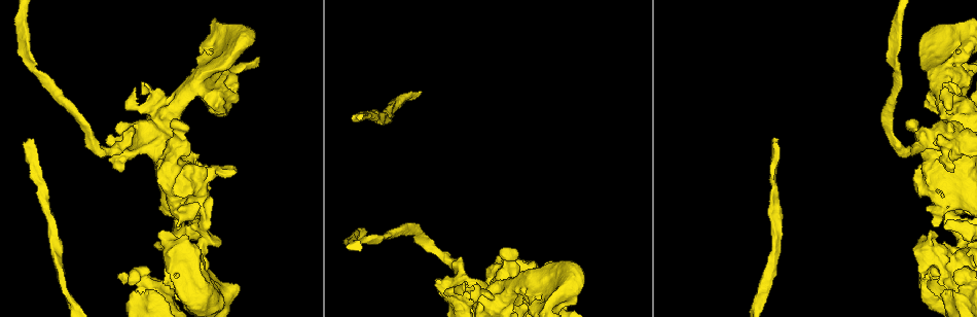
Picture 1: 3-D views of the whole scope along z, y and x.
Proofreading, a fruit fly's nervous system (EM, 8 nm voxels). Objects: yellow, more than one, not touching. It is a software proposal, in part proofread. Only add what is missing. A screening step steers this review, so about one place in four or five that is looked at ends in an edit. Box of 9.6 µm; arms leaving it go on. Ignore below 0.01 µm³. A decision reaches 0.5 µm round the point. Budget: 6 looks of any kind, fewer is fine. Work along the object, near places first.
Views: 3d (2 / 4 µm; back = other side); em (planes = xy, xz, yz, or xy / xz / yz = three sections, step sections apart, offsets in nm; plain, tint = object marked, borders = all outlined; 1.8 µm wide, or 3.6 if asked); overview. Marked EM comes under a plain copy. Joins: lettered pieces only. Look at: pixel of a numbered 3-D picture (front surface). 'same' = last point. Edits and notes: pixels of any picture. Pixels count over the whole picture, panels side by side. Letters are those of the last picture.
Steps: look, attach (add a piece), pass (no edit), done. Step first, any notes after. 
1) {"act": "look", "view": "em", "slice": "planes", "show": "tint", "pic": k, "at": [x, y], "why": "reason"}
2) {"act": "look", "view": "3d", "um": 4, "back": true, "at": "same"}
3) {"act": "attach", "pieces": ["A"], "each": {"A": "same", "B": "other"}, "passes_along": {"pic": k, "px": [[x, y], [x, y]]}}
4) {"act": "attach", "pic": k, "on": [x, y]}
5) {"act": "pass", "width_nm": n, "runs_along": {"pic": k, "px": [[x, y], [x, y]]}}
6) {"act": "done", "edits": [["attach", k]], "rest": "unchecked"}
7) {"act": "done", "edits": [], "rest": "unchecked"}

{"act": "look", "view": "3d", "um": 4, "pic": 1, "at": [554, 289], "why": "four or more arms meet"}

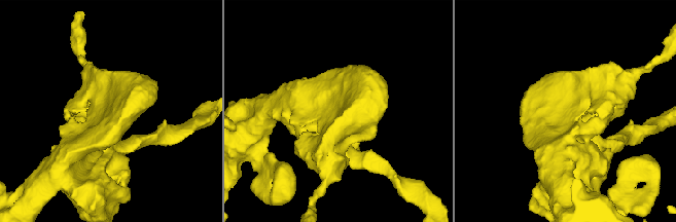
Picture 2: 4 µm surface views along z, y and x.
{"act": "look", "view": "em", "um": 3.6, "slice": "xz", "step": 16, "show": "borders", "pic": 2, "at": [576, 112], "why": "now the EM"}

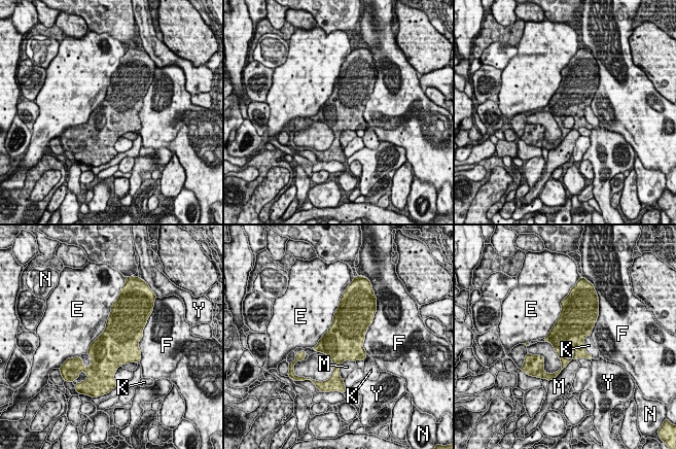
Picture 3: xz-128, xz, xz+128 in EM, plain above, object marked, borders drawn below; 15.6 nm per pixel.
{"act": "pass", "each": {"E": "other", "F": "other", "K": "other", "M": "other", "N": "other", "Y": "other"}, "border": {"pic": 3, "px": [[112, 306], [104, 331], [85, 353]]}, "found": "no lettered piece goes on from it"}

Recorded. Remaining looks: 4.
{"act": "look", "view": "em", "slice": "xy", "step": 8, "show": "tint", "pic": 1, "at": [150, 292], "why": "stops while still wide"}

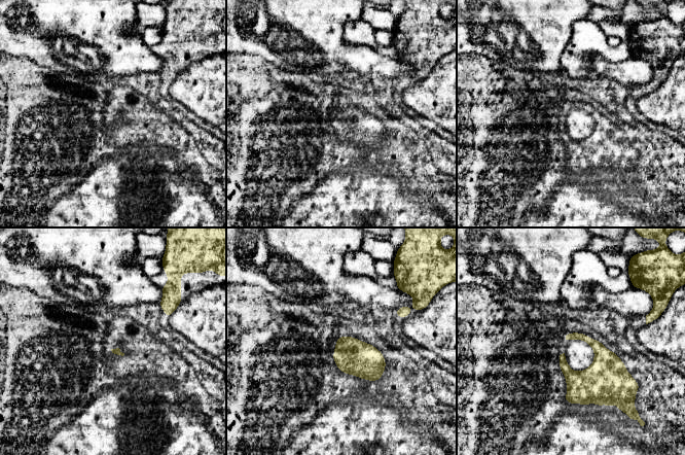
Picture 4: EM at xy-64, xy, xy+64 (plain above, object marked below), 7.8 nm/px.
{"act": "look", "view": "em", "slice": "planes", "show": "borders", "at": "same"}

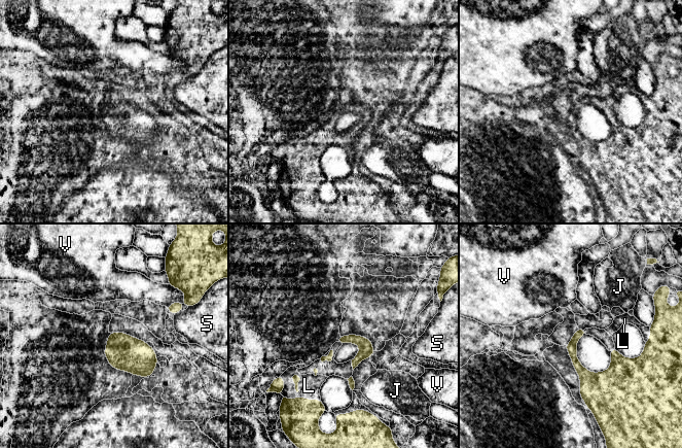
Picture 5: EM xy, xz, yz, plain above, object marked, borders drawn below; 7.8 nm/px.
{"act": "attach", "pieces": ["L"], "each": {"J": "other", "L": "same", "S": "other", "V": "other"}, "passes_along": {"pic": 5, "px": [[295, 378], [294, 383], [309, 385]]}, "found": "it goes on there"}

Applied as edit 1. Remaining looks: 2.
{"act": "look", "view": "em", "slice": "xz", "step": 8, "show": "tint", "pic": 1, "at": [773, 139], "why": "free end"}

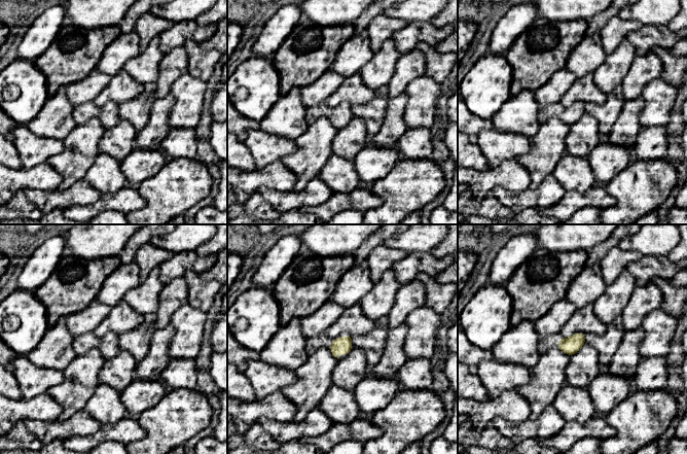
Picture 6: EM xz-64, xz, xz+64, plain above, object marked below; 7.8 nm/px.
{"act": "look", "view": "em", "slice": "xy", "step": 16, "show": "borders", "at": "same"}

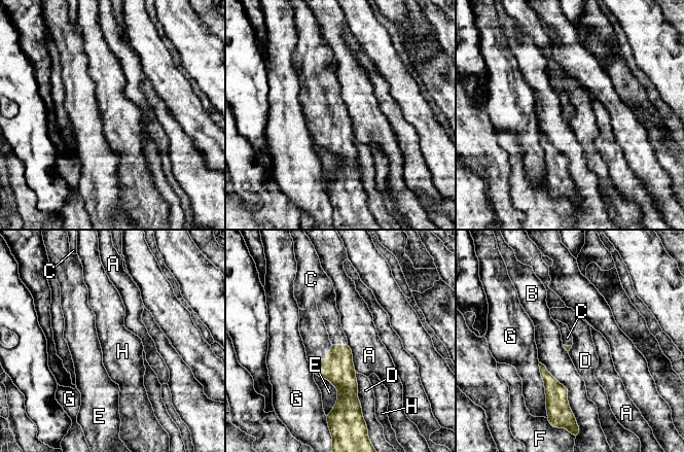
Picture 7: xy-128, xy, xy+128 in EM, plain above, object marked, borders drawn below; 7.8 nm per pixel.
{"act": "attach", "pieces": ["C"], "each": {"A": "other", "B": "other", "C": "same", "D": "other", "E": "other", "F": "other", "G": "other", "H": "other"}, "passes_along": {"pic": 7, "px": [[337, 368], [338, 345], [330, 315]]}, "found": "it goes on there"}

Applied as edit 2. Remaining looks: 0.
{"act": "done", "edits": [["attach", 5], ["attach", 7]], "rest": "unchecked"}

